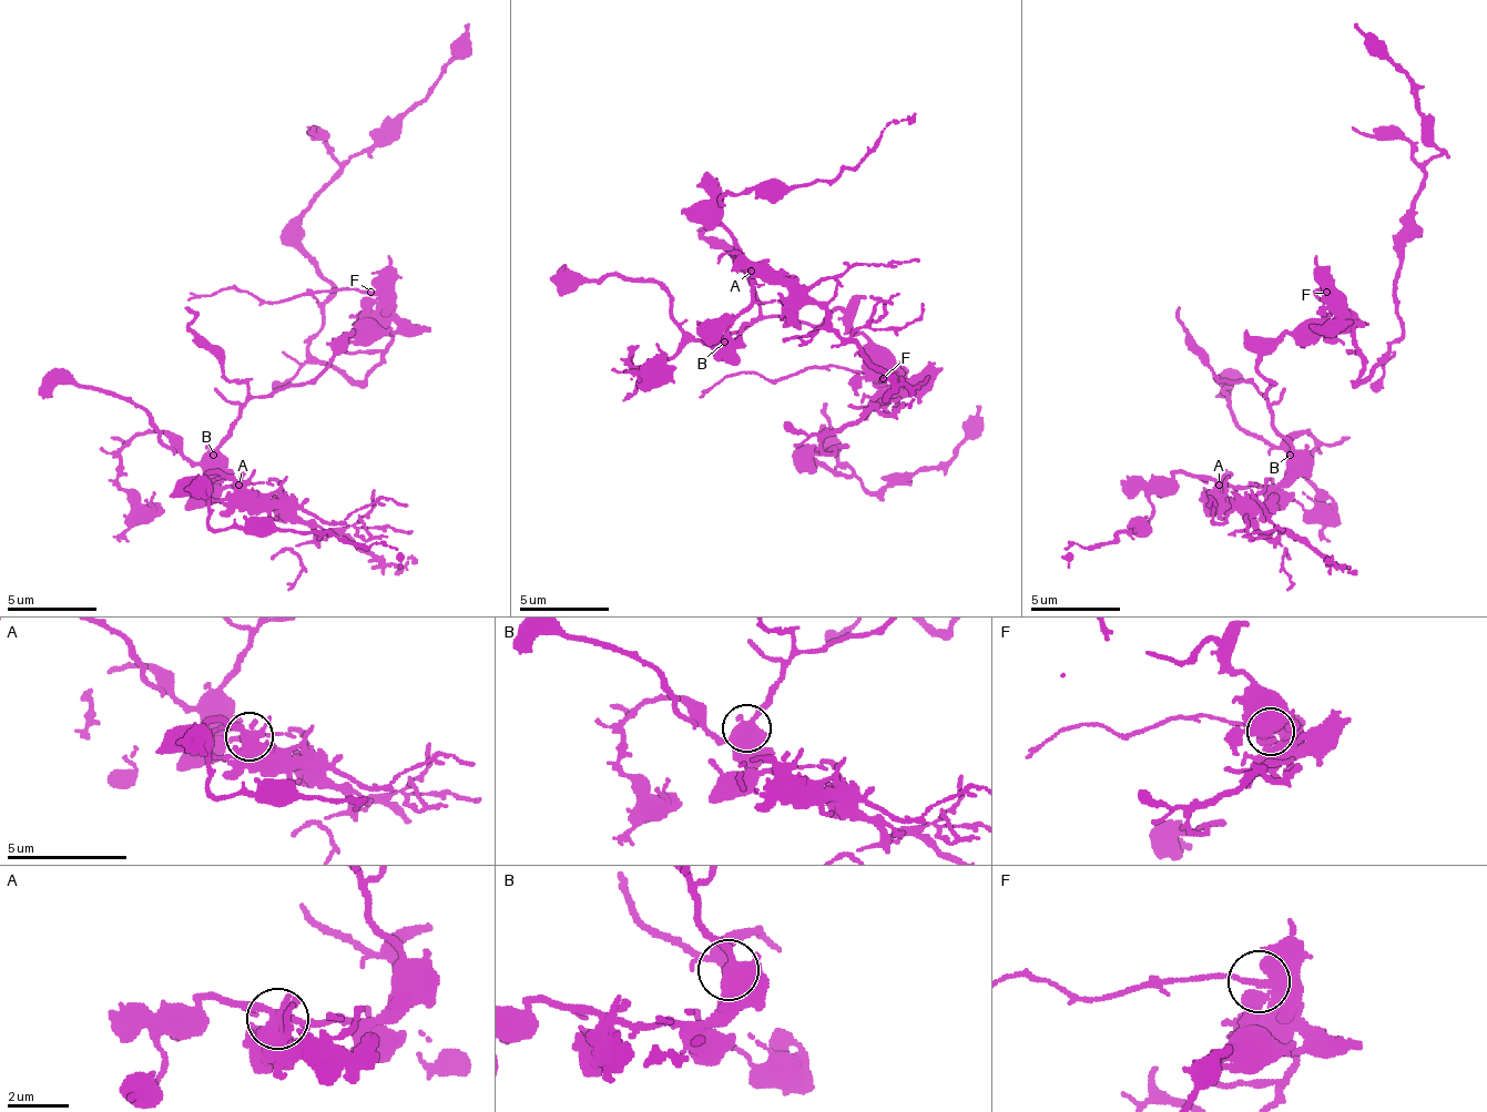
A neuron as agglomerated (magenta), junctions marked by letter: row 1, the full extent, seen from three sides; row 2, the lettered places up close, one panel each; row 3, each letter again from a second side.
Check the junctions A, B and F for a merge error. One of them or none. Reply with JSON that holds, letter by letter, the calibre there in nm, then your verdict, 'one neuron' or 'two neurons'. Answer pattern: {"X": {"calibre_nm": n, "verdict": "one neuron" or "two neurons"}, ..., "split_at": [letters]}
{"A": {"calibre_nm": 440, "verdict": "two neurons"}, "B": {"calibre_nm": 440, "verdict": "one neuron"}, "F": {"calibre_nm": 360, "verdict": "one neuron"}, "split_at": ["A"]}

